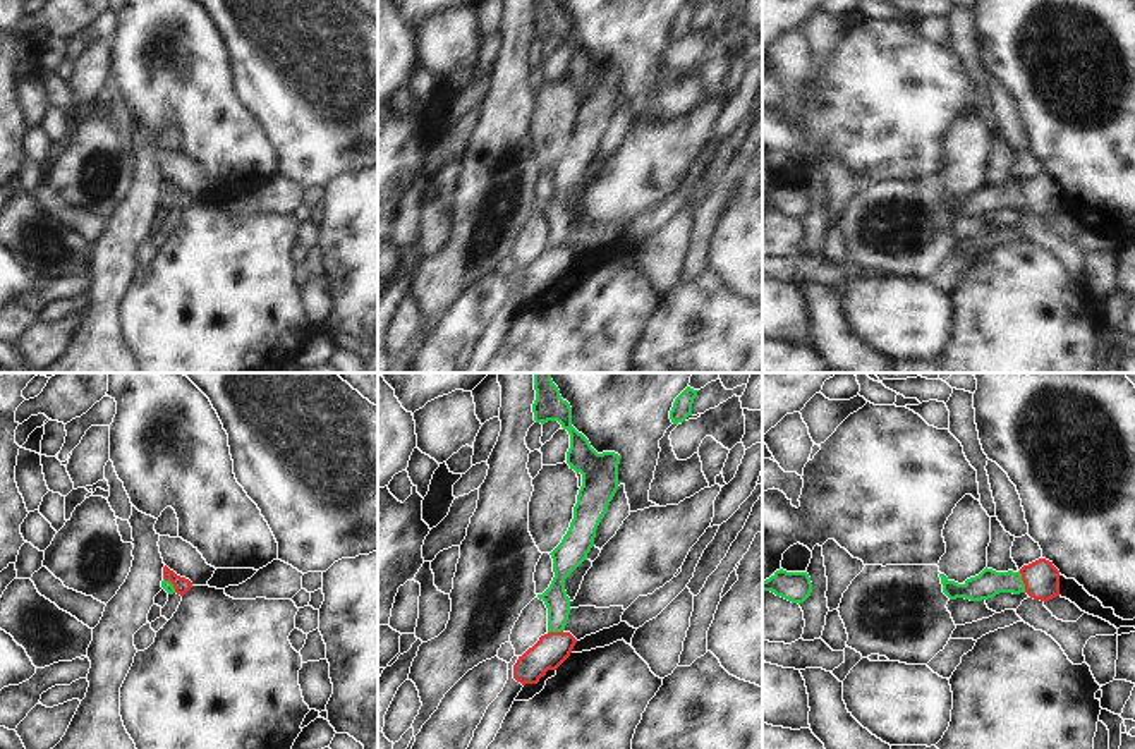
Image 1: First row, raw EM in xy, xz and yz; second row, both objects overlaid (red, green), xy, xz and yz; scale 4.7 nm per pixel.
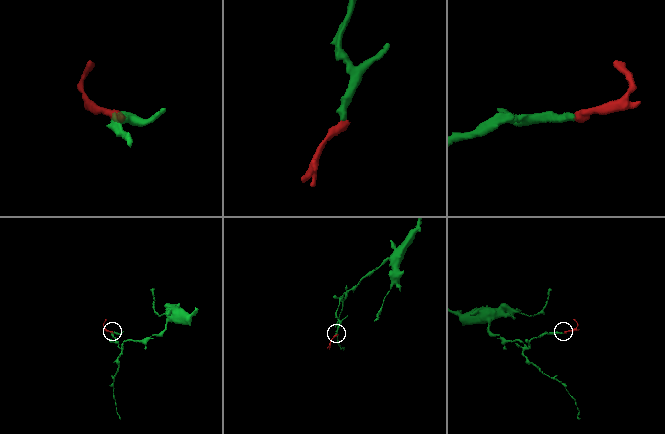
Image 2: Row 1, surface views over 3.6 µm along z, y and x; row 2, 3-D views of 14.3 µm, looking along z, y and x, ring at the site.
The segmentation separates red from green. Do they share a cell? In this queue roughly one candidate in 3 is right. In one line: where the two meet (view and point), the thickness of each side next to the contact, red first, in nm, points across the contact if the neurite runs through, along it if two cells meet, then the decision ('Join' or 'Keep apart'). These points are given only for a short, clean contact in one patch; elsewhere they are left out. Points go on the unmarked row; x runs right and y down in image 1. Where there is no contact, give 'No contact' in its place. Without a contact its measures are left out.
Touches red at yz (1024, 196). Thickness 170 nm (red) against 130 nm. Path across: yz (1041, 193), (1024, 196), (989, 198). Join.

